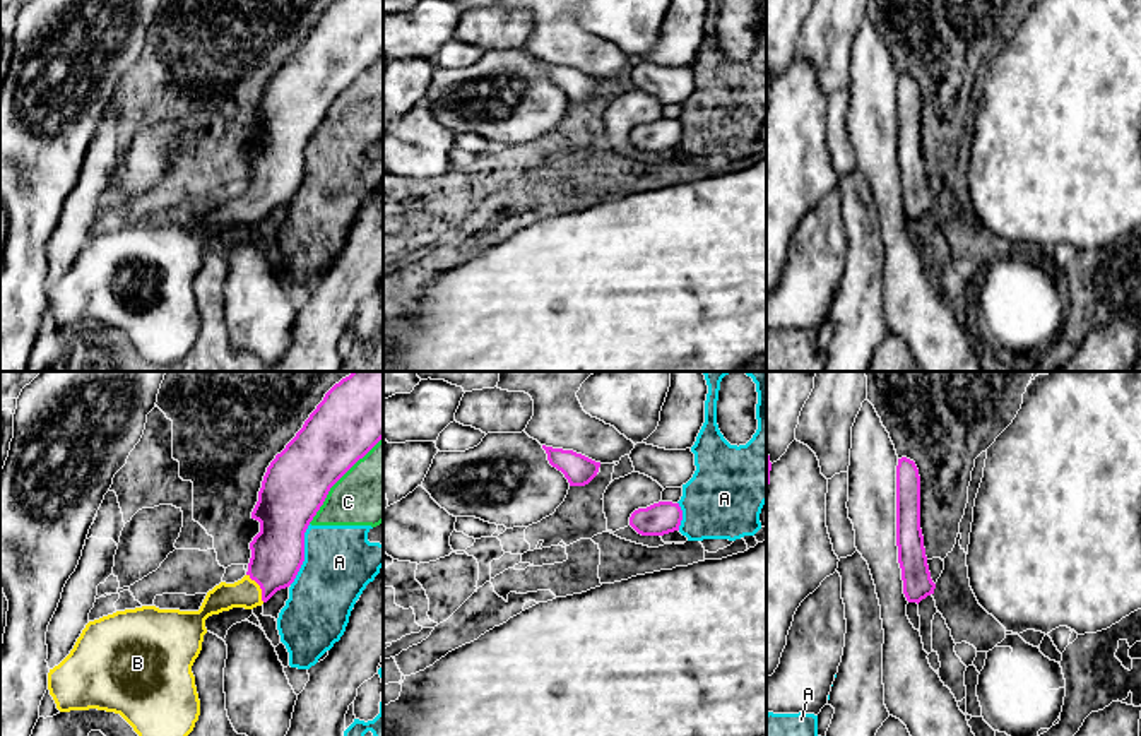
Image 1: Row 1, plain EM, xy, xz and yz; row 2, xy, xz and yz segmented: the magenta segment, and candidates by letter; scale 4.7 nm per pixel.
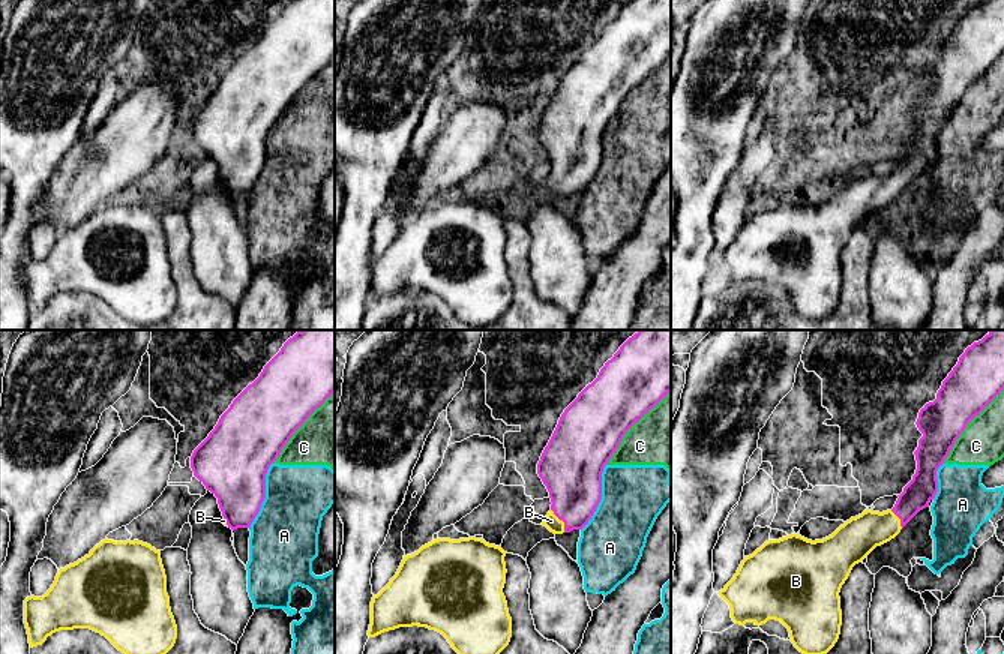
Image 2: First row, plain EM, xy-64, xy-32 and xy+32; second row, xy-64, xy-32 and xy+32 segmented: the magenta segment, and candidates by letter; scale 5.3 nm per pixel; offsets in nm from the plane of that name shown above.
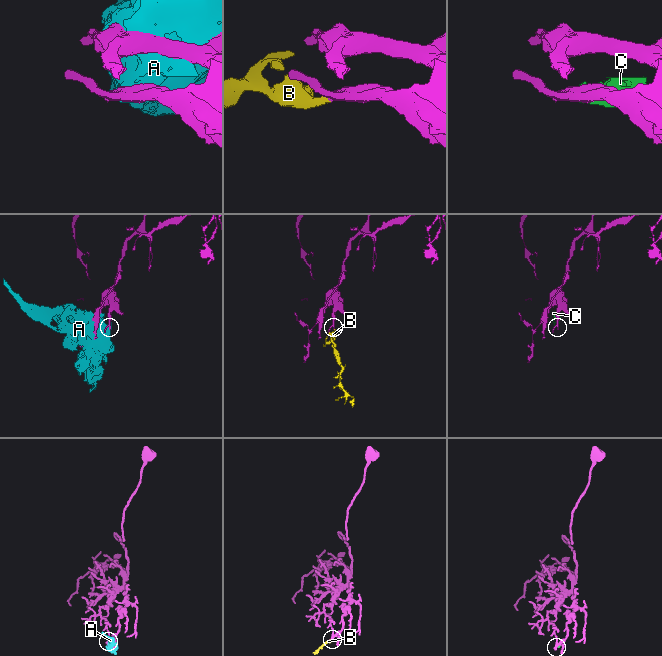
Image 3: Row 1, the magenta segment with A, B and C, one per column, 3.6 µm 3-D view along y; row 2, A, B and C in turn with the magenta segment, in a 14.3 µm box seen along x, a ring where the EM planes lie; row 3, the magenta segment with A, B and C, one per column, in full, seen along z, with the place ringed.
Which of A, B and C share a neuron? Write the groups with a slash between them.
A C / B

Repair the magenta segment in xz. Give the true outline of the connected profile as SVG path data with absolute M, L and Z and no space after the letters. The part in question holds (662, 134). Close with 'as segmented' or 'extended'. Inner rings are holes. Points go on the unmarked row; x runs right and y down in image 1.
M659 118L638 125L630 134L630 142L641 152L664 152L679 147L683 127L679 120Z; as segmented

